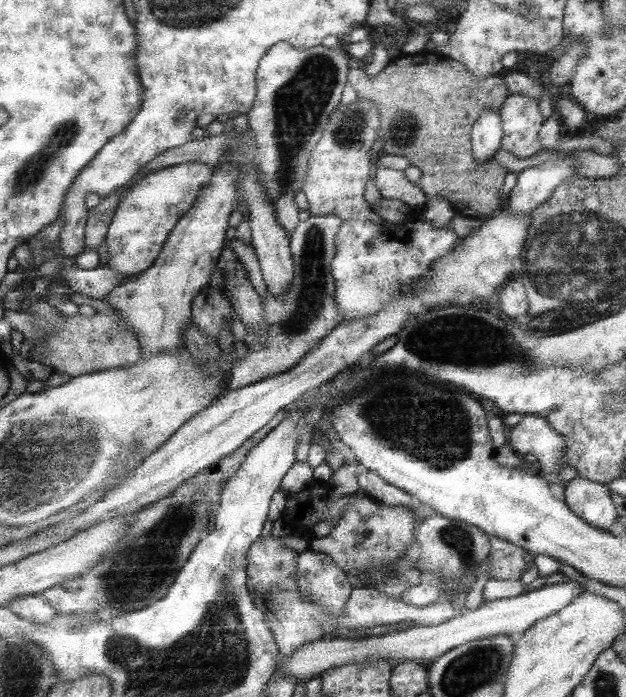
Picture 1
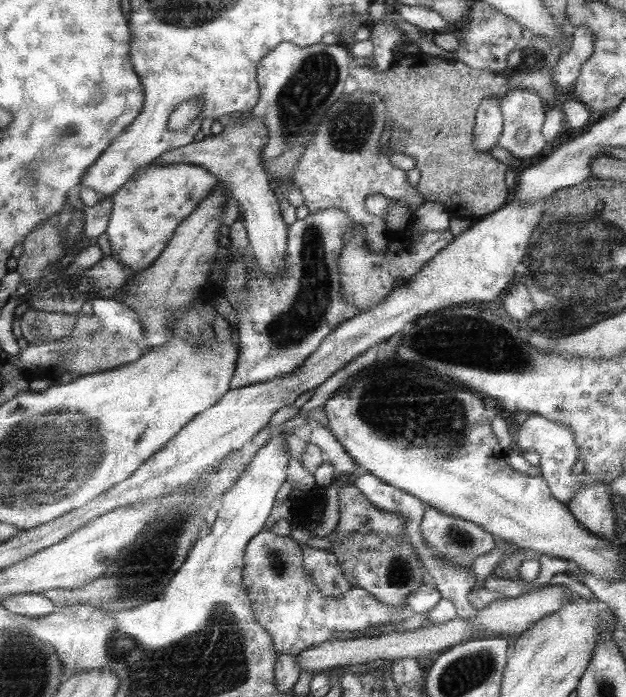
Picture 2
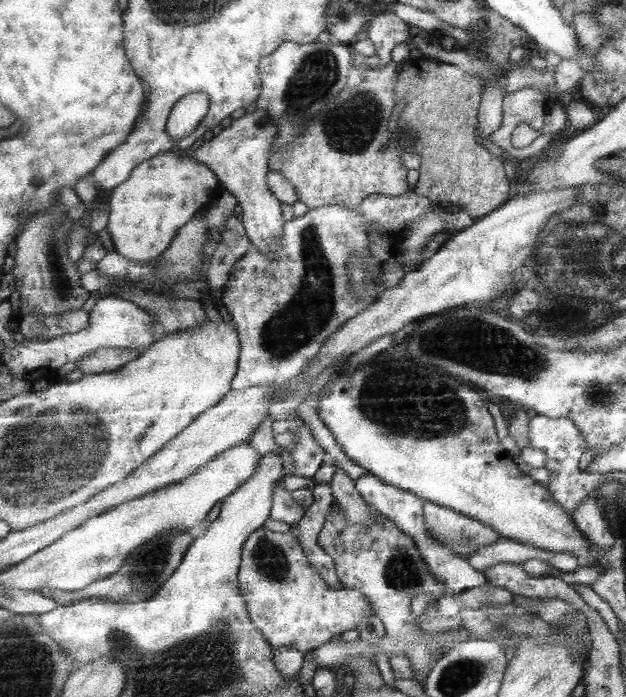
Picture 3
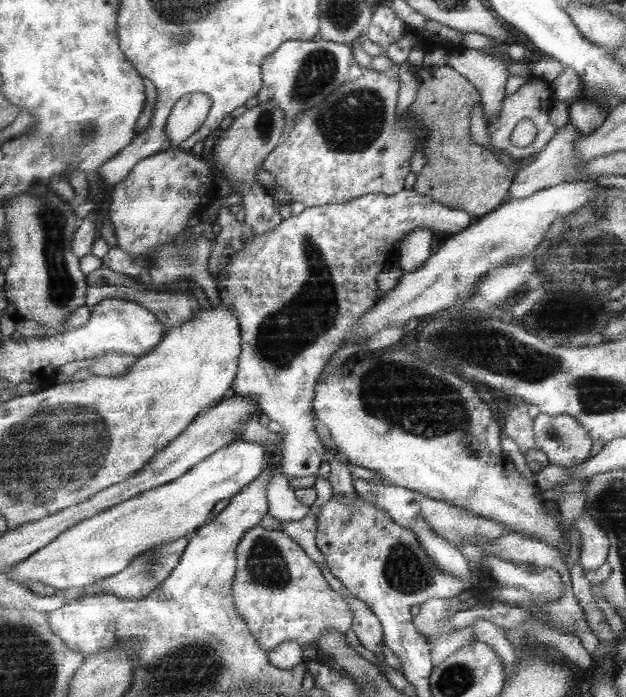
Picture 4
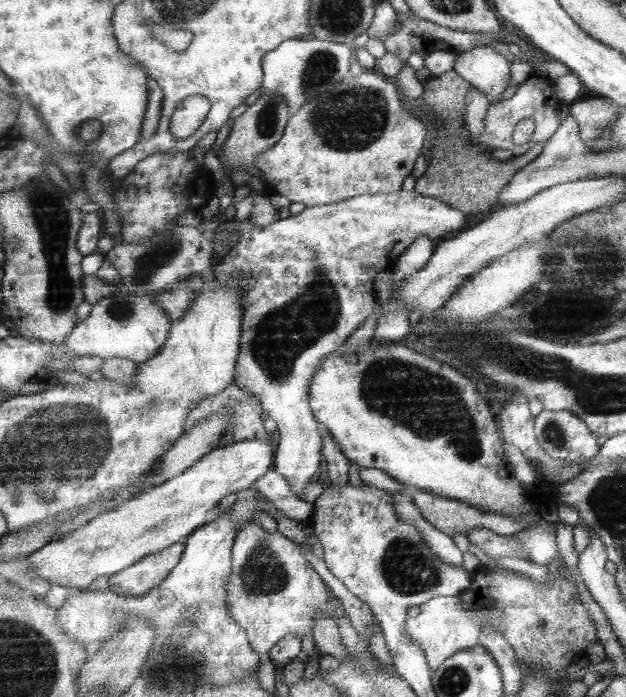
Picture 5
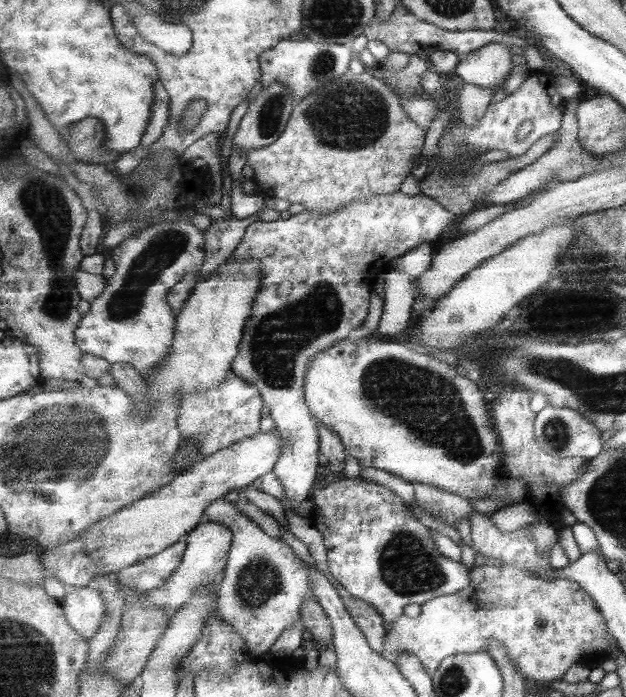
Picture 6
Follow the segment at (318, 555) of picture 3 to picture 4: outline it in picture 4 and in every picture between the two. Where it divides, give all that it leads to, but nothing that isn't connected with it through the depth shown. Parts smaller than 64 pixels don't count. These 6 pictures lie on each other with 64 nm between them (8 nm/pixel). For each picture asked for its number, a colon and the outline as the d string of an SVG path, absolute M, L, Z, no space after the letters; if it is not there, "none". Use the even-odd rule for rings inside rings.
4: M317 478L315 482L315 492L317 492L317 500L311 506L311 512L301 520L301 522L283 522L281 528L283 532L287 532L293 540L297 540L305 552L321 566L329 568L329 560L323 554L323 550L317 546L317 536L319 536L319 516L321 510L327 506L327 502L331 502L331 498L335 498L335 490L329 478Z

